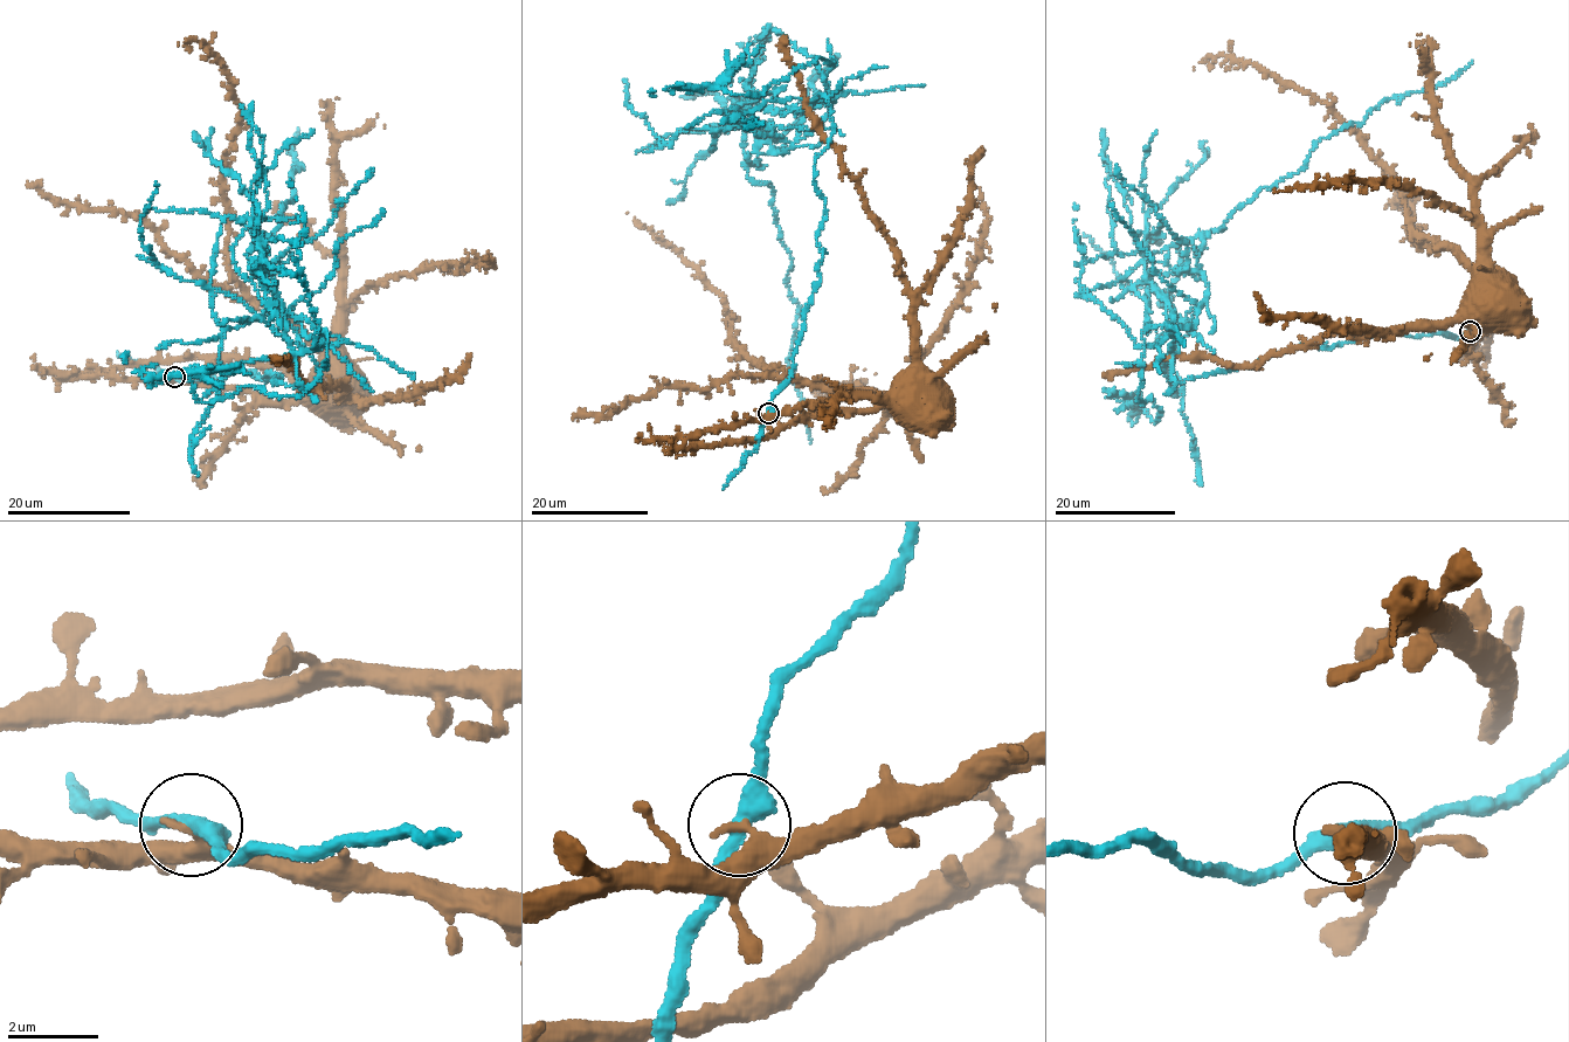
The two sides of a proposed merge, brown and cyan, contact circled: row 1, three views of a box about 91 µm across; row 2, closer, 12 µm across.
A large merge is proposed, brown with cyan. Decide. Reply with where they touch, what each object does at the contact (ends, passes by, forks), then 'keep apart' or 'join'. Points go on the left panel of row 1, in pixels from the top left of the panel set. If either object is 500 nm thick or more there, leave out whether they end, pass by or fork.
(174, 377) | brown passes by | cyan passes by | keep apart

